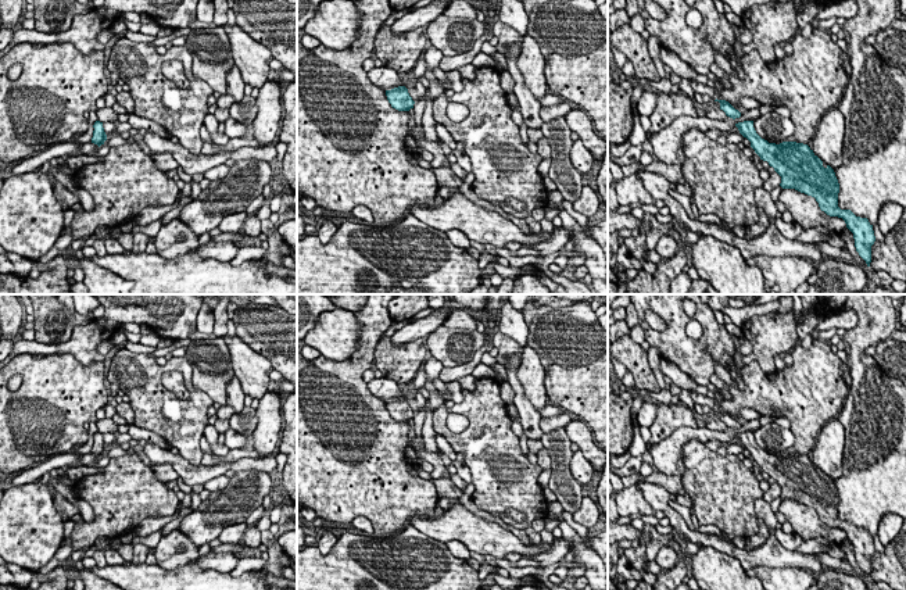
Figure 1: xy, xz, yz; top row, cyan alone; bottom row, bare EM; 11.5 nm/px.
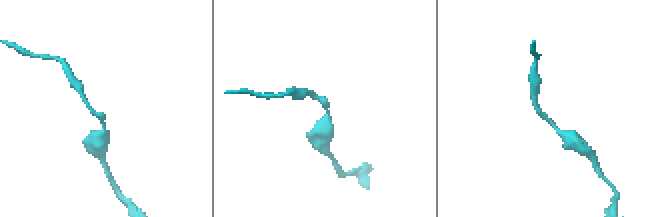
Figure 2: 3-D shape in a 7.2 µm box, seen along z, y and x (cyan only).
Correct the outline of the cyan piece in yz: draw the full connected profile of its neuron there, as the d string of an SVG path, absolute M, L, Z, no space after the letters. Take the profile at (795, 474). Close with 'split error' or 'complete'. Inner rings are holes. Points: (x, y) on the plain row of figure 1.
M753 432L738 433L735 437L751 453L760 471L767 472L781 487L783 500L795 500L814 508L821 522L845 532L846 539L853 544L856 562L870 578L871 557L875 553L873 536L867 529L856 528L851 521L838 518L839 494L834 480L830 476L824 479L823 472L807 455L769 454L756 444Z; complete

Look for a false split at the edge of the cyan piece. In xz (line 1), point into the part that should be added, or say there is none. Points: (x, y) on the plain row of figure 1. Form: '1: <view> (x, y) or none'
1: none

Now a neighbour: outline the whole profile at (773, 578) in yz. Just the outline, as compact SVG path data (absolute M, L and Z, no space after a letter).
M755 566L745 571L756 576L764 590L809 590L816 583L816 575L795 566Z

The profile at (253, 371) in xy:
M225 335L222 339L229 348L233 372L244 394L261 400L271 382L273 371L271 361L255 353L237 336Z

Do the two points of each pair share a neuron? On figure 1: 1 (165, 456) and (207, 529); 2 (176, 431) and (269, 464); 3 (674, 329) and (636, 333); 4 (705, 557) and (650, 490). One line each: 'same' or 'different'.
1: different
2: different
3: different
4: different

